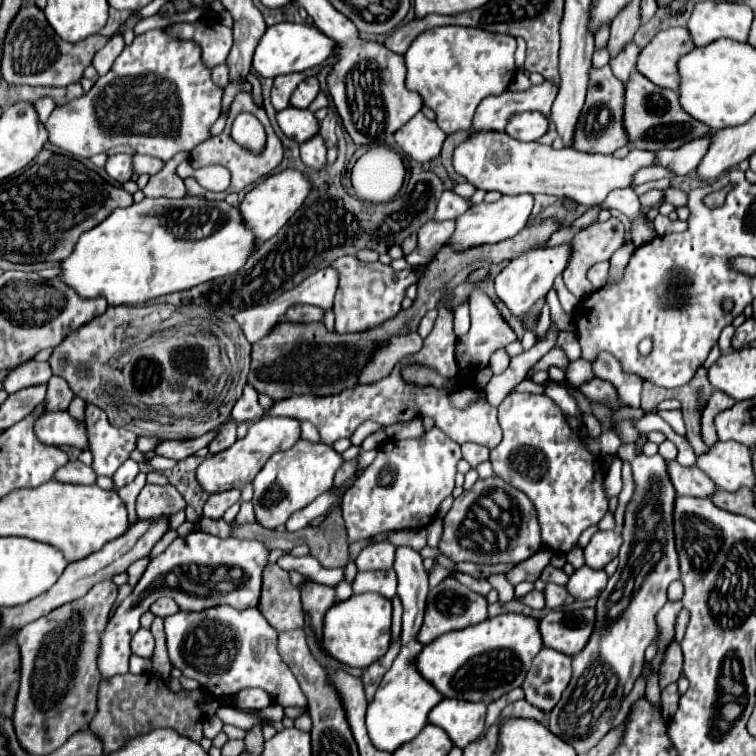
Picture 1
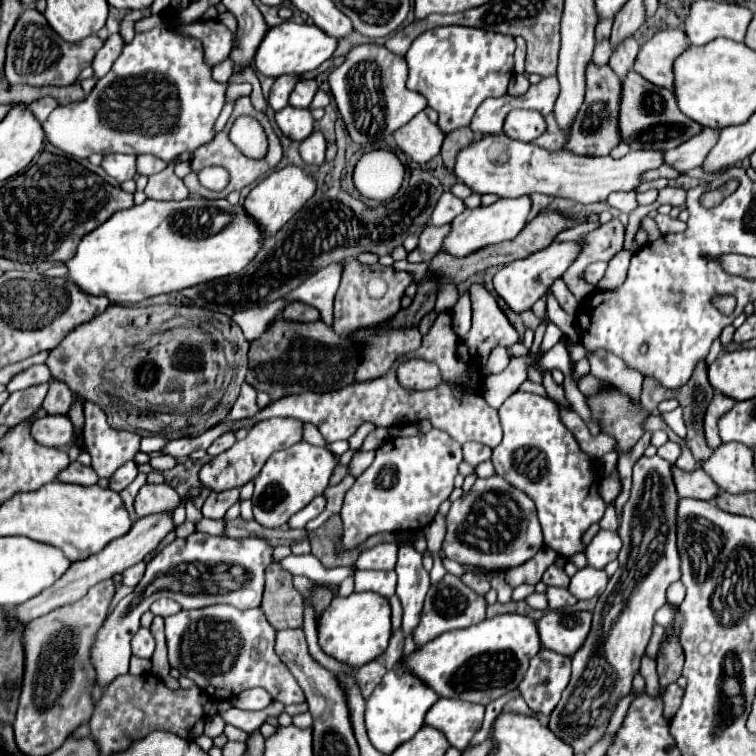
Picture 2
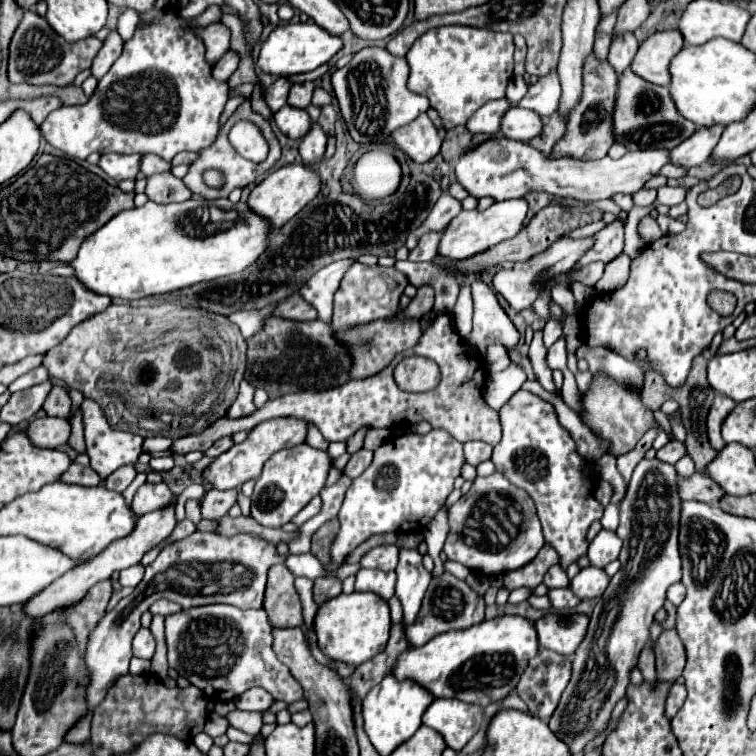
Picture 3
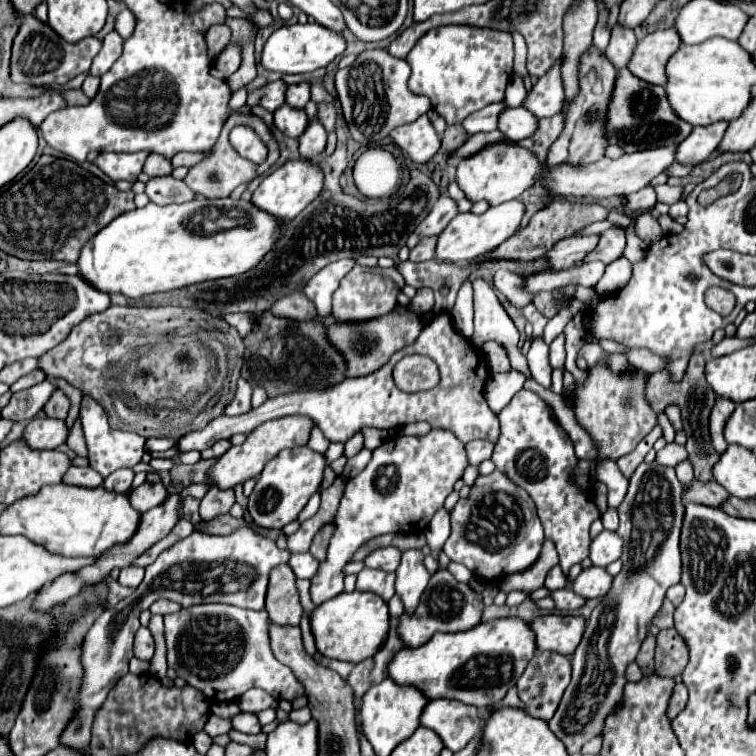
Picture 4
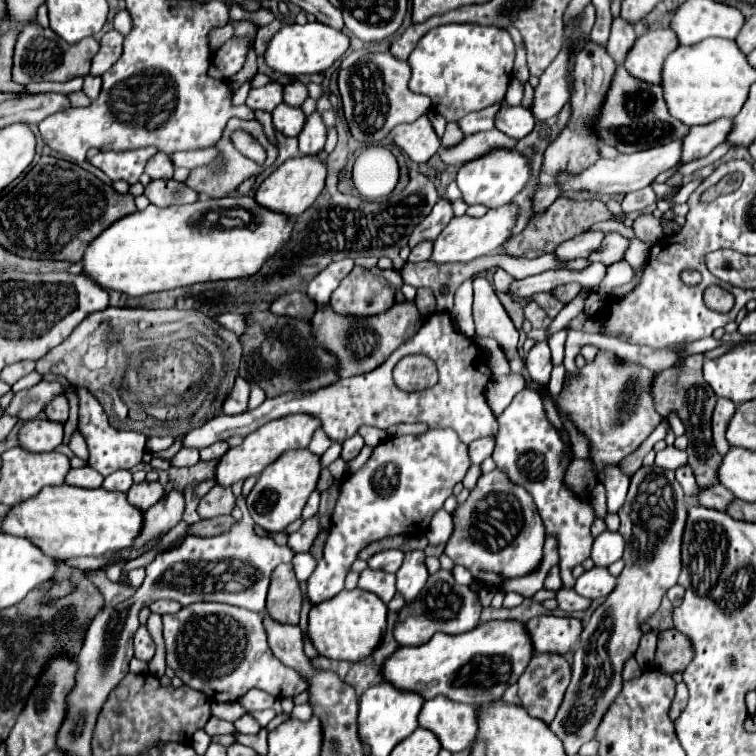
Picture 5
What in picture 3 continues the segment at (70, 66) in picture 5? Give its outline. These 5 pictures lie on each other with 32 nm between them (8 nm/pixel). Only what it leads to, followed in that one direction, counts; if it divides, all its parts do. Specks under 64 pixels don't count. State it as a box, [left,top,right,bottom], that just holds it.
[8,10,102,86]

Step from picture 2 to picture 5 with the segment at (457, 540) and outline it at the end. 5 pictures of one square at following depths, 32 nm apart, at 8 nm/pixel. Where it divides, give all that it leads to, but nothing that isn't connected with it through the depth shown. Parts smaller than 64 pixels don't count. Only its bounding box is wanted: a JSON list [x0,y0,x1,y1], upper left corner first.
[446,470,544,586]

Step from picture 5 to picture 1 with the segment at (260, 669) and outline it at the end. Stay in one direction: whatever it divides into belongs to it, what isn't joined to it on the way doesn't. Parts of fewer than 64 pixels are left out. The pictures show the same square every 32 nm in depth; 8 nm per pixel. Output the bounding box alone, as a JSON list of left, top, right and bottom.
[164,606,308,708]

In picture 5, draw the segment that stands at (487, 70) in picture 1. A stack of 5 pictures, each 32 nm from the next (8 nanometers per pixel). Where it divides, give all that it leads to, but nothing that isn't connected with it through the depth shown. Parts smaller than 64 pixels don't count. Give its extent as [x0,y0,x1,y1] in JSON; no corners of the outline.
[408,24,514,122]

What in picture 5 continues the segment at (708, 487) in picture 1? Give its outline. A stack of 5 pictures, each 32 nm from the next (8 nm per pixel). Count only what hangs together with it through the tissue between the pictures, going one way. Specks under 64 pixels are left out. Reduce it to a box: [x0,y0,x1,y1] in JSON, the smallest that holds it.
[696,484,734,510]

